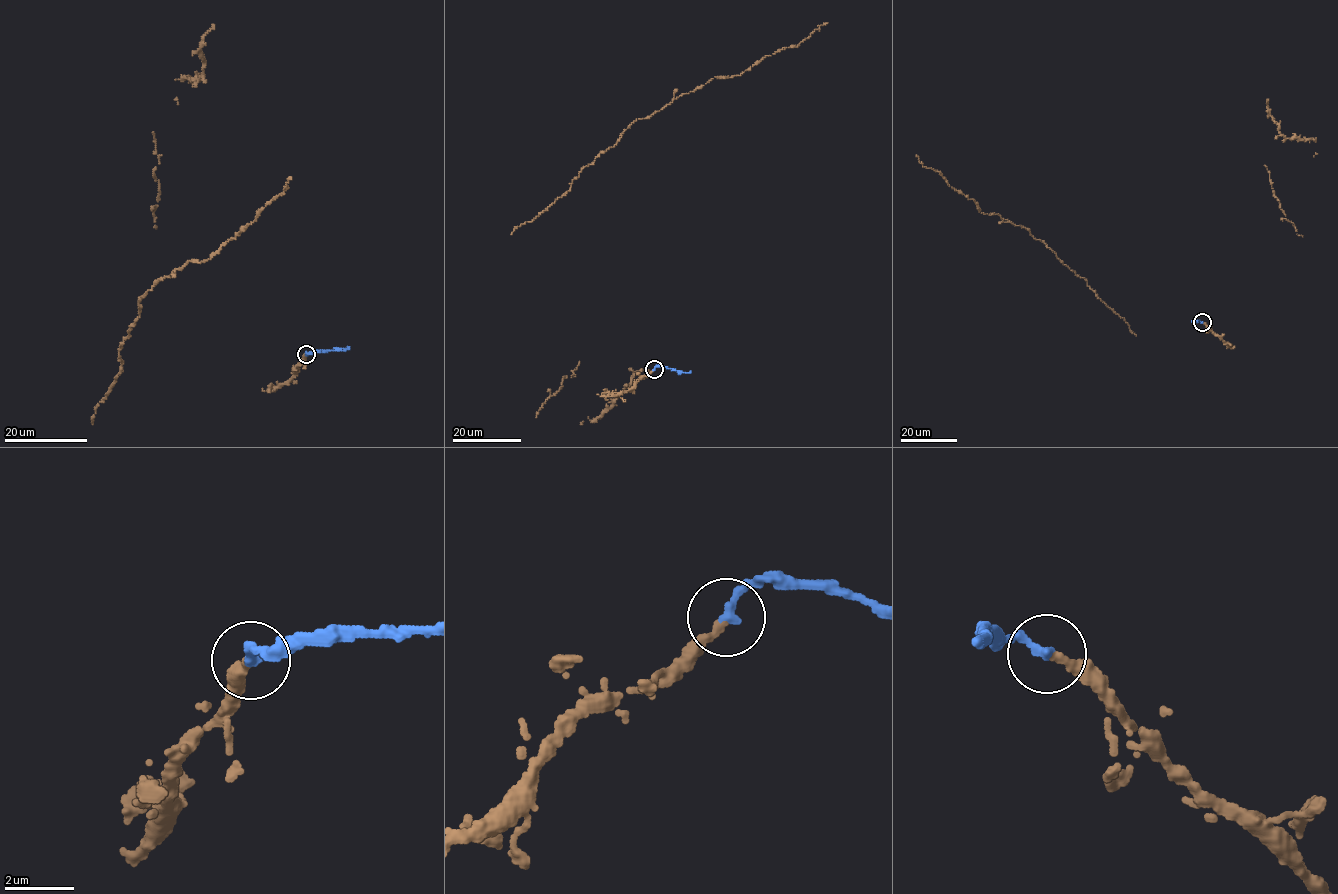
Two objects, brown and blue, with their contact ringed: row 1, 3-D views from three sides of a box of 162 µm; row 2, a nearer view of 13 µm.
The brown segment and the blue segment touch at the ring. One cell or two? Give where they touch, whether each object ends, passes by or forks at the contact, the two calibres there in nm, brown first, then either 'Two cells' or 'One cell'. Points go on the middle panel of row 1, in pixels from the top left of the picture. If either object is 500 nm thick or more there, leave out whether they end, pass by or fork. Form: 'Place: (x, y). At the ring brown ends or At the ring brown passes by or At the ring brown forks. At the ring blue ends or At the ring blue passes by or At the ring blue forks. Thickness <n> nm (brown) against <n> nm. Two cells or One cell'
Place: (654, 369). At the ring brown ends. At the ring blue ends. Thickness 280 nm (brown) against 320 nm. One cell

